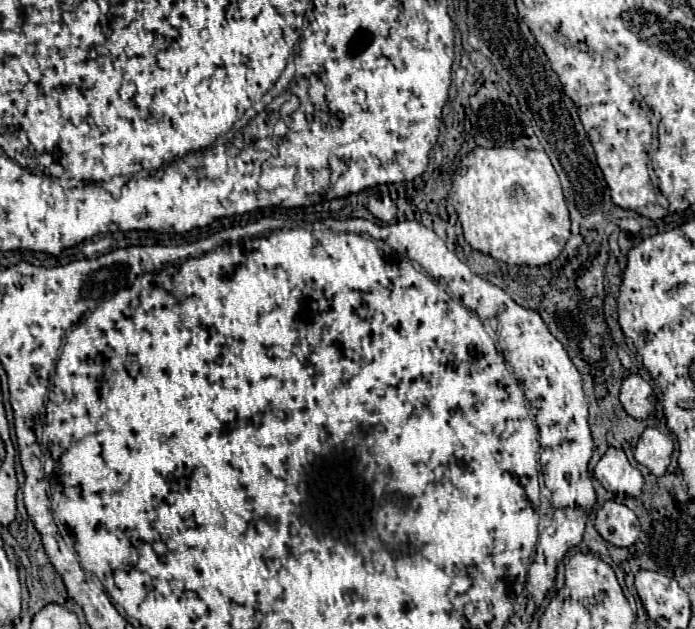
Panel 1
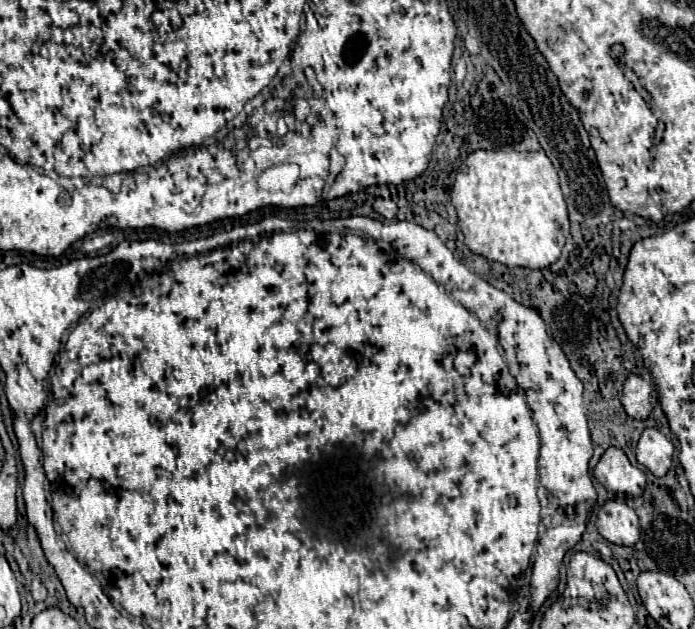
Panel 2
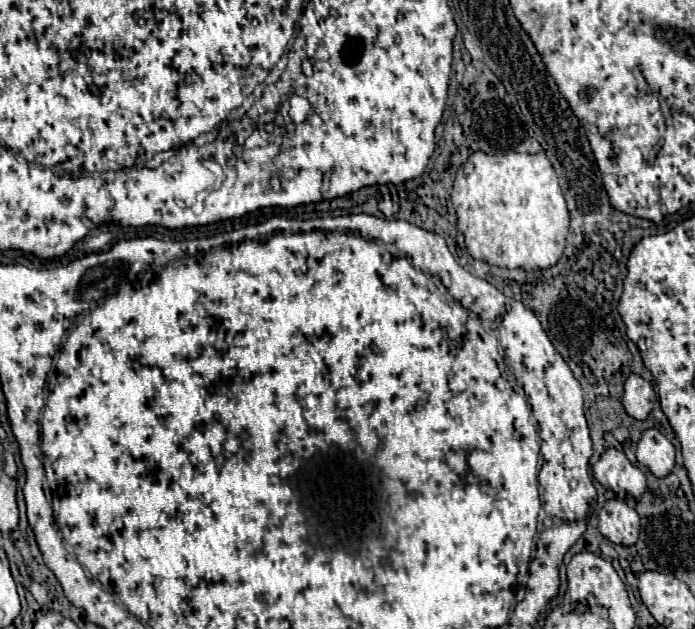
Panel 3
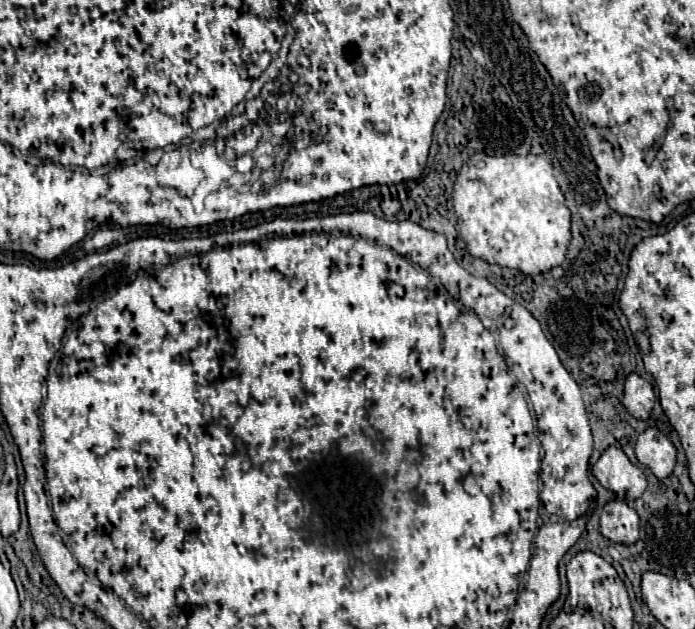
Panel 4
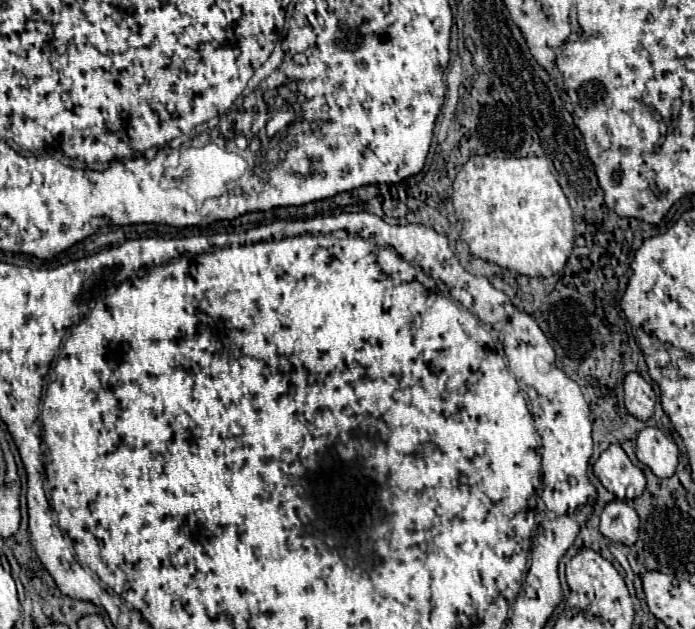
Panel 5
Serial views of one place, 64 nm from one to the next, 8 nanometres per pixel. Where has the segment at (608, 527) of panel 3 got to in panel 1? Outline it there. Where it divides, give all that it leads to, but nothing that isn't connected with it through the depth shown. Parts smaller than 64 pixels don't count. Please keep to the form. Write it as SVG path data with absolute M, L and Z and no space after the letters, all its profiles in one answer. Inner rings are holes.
M612 500L606 502L598 510L594 526L606 542L618 548L632 546L640 536L640 522L636 514L630 508L626 508L624 504L618 504Z

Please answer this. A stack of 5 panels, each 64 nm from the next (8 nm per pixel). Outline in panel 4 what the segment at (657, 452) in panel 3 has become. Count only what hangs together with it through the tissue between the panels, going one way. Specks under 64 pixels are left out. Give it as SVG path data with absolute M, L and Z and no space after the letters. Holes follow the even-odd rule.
M648 428L638 436L636 458L648 466L656 478L666 478L674 470L676 448L658 428Z

